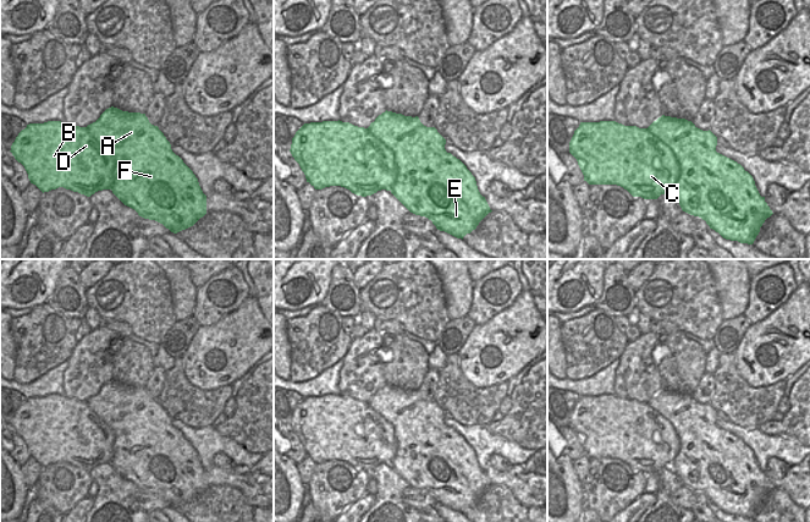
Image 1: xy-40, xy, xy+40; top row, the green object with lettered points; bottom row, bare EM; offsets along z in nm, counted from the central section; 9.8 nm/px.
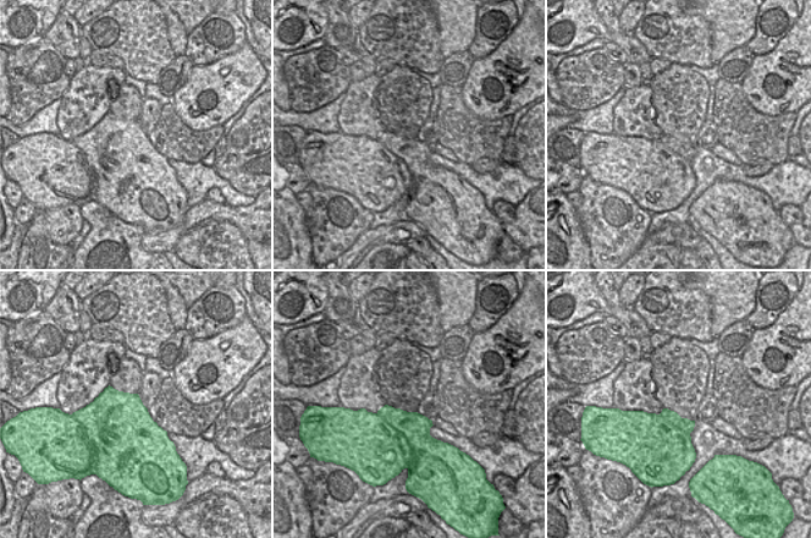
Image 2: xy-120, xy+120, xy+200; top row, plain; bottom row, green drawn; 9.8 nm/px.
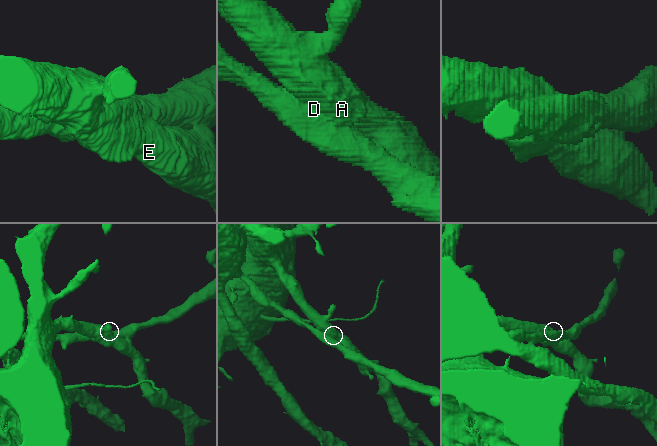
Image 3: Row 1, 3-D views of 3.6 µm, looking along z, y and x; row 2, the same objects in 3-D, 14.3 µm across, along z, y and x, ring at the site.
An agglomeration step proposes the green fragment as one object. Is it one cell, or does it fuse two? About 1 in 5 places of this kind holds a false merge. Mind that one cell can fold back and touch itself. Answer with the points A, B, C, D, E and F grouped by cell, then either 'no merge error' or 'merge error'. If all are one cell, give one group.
A E F / B C D | merge error

